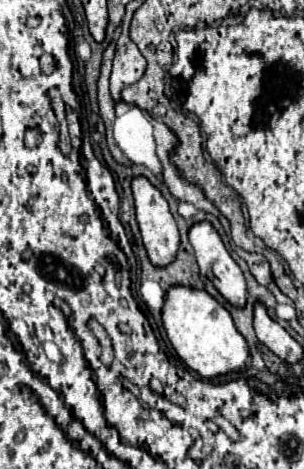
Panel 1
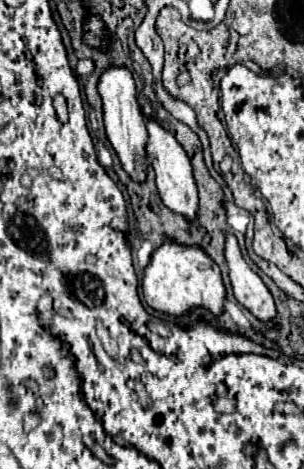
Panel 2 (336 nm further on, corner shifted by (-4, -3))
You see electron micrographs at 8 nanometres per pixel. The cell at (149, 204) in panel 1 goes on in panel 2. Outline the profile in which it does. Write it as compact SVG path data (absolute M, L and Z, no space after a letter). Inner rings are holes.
M110 66L102 72L98 80L98 92L104 102L104 126L106 126L106 136L116 150L124 170L136 180L144 182L146 180L146 126L144 126L144 114L140 112L140 104L136 100L136 84L132 78L132 72L128 68L118 68Z

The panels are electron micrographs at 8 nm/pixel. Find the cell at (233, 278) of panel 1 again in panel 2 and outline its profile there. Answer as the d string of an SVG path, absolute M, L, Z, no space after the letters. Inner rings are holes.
M146 118L146 130L148 130L148 142L146 142L146 158L150 162L150 166L156 172L156 186L160 192L162 202L178 212L184 214L188 220L192 220L198 212L198 192L196 192L196 182L192 178L192 166L190 166L190 158L184 152L184 148L178 144L178 140L160 126L158 120L154 118Z

